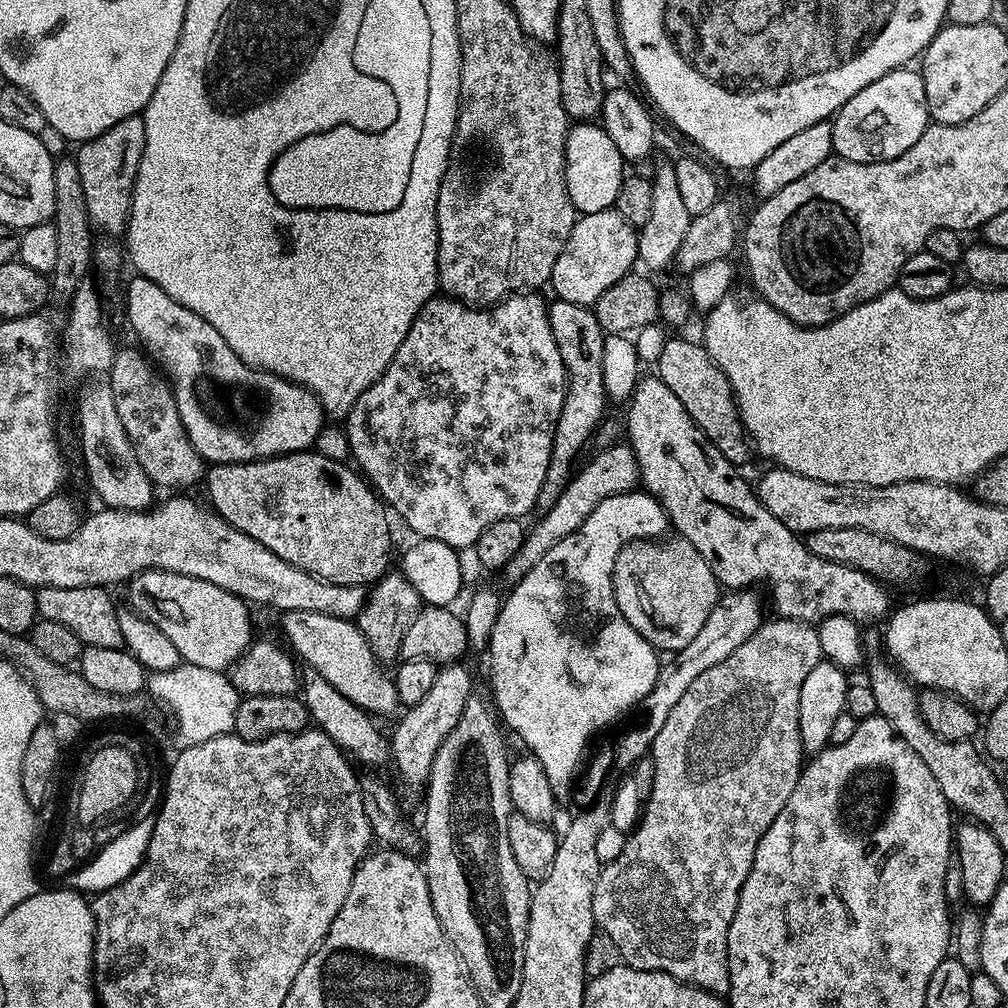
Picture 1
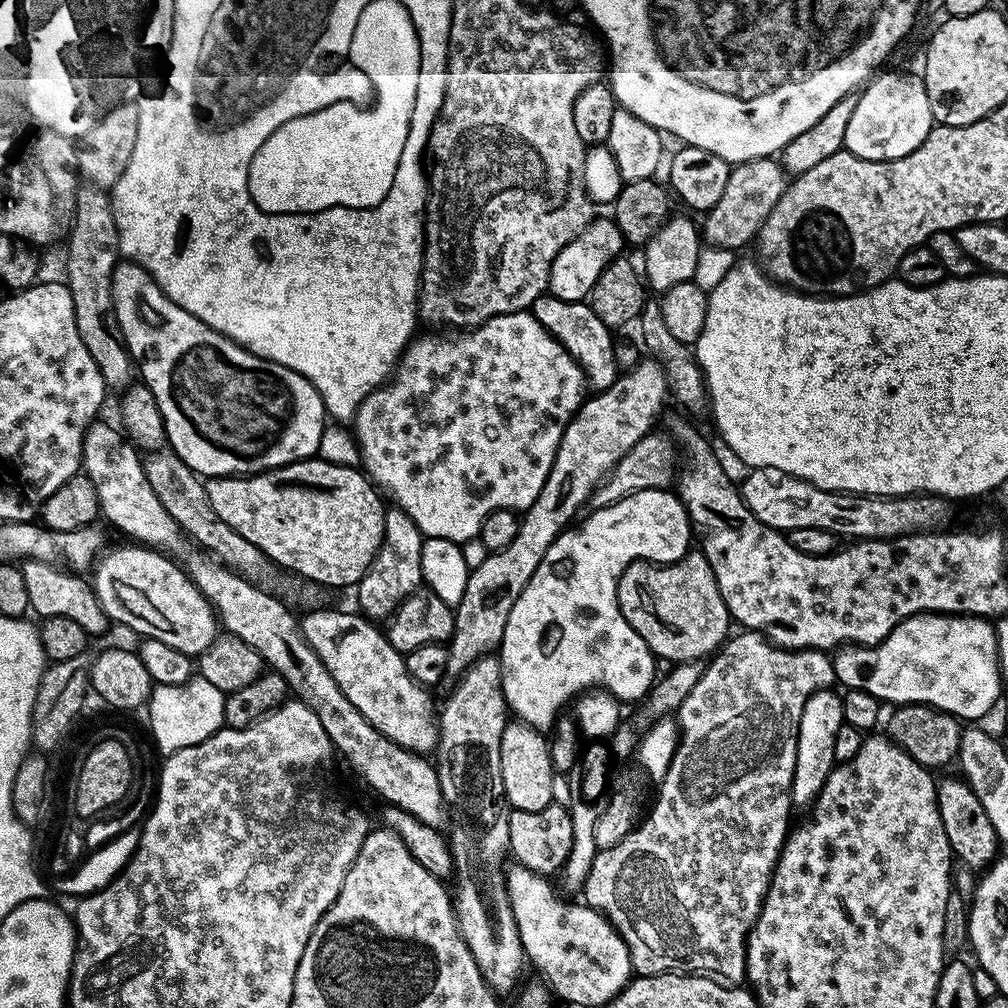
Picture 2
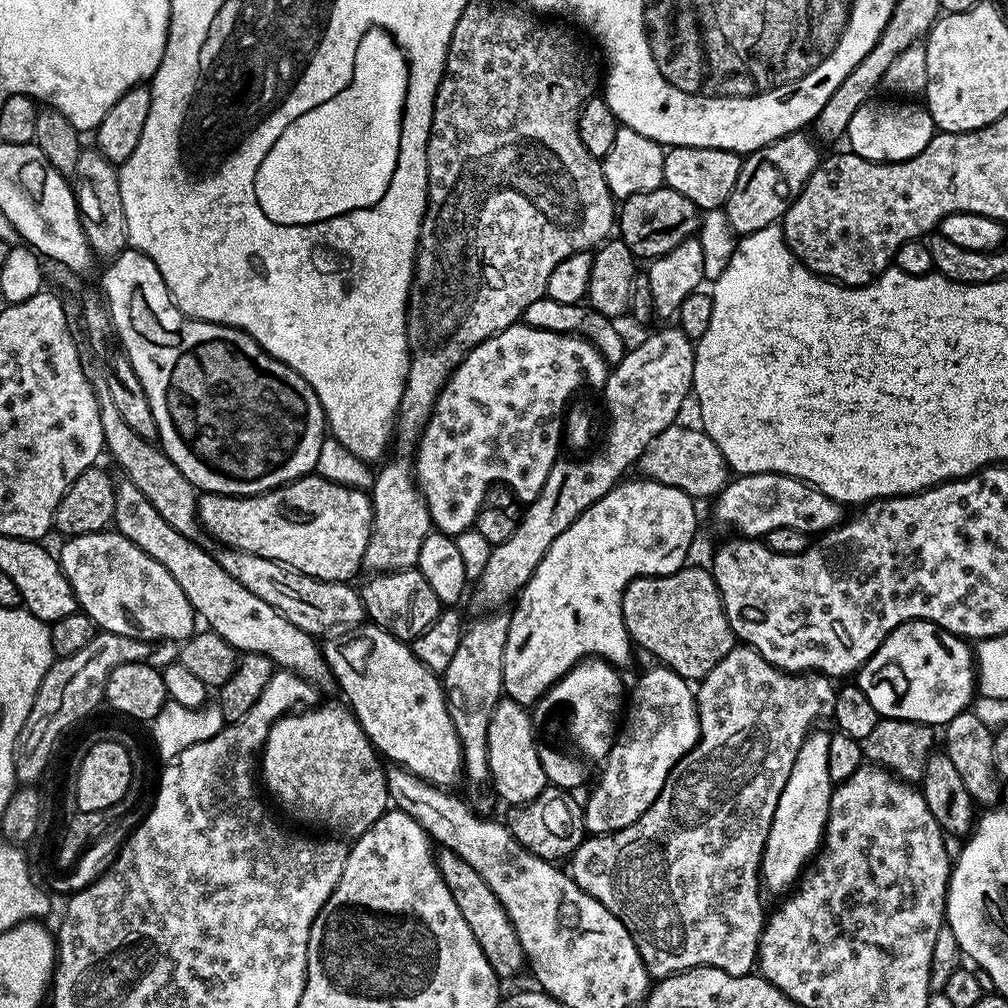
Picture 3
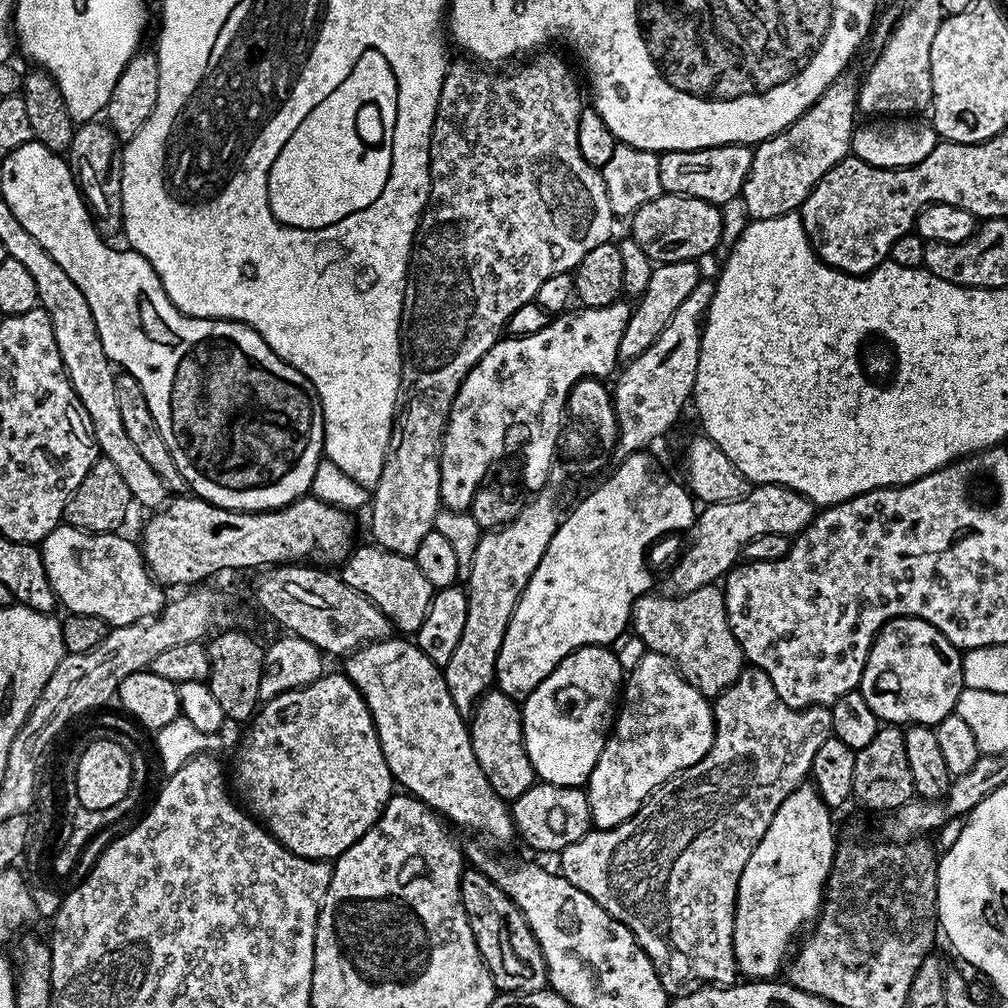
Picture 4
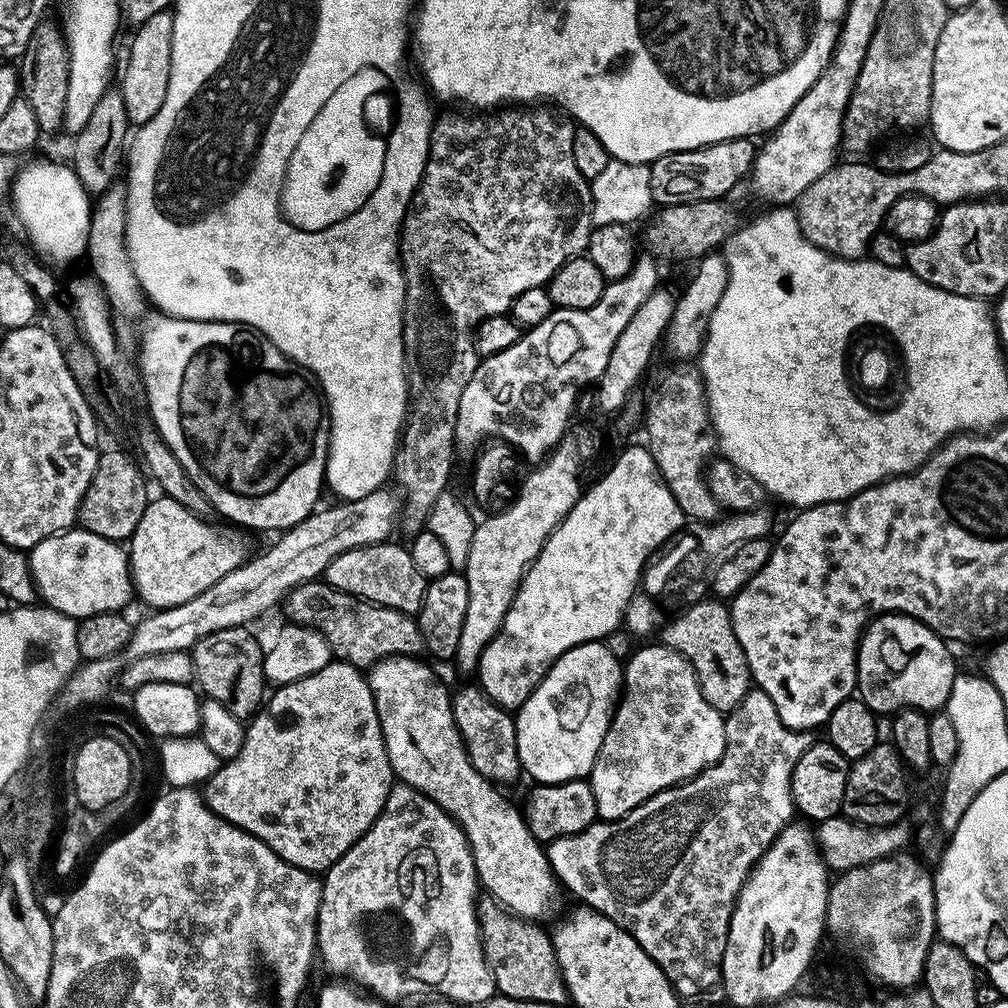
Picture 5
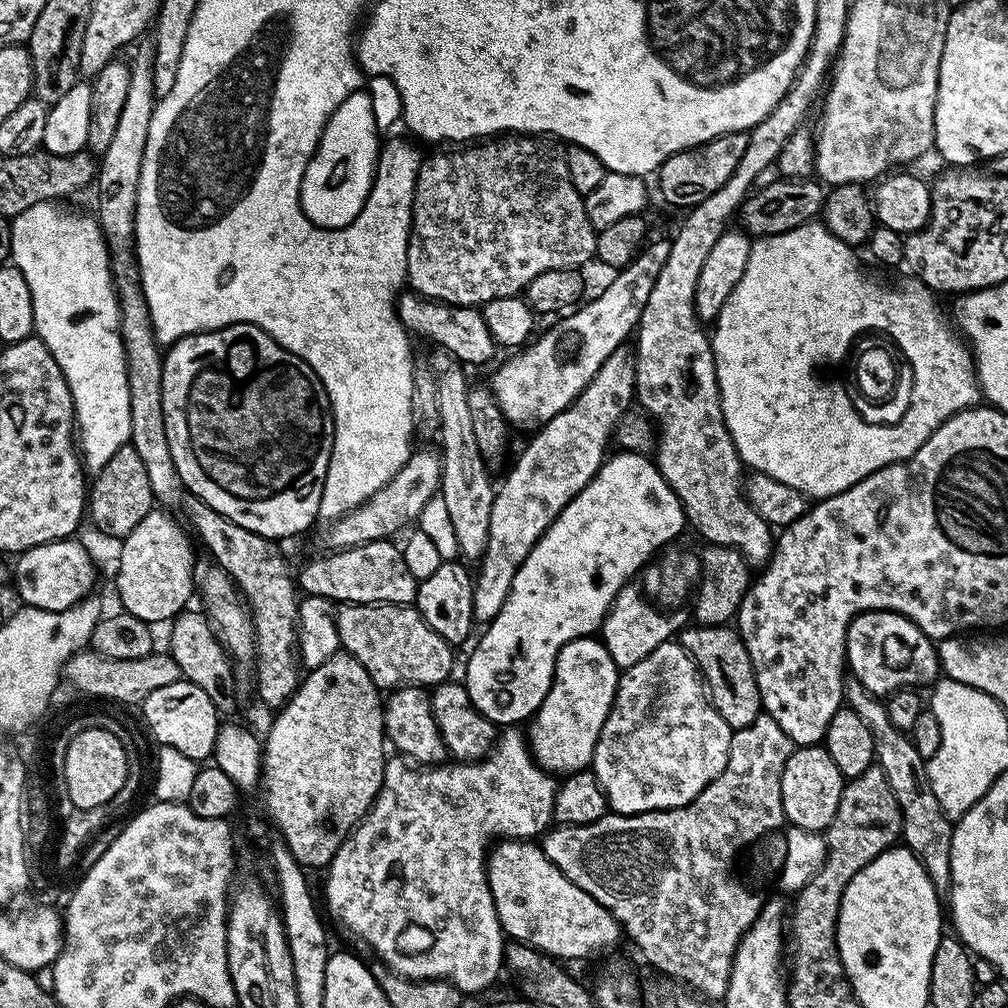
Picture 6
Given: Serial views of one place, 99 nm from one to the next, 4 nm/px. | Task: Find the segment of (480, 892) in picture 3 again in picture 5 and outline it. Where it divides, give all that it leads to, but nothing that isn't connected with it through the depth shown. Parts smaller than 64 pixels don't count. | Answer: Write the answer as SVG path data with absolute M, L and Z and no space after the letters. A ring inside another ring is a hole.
M484 894L476 901L476 920L480 924L480 941L484 947L484 957L492 971L499 995L509 996L515 1000L529 1000L530 1002L546 1002L549 1006L569 1003L568 990L564 986L564 979L560 977L558 958L554 954L551 935L543 932L541 925L529 922L515 916L507 908L502 907L494 897Z

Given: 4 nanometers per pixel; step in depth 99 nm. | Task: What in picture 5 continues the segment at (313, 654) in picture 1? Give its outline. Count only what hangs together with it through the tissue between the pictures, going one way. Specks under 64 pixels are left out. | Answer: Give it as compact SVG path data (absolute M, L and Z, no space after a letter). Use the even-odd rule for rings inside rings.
M391 656L385 660L377 660L367 669L366 675L374 694L393 777L399 783L408 784L424 796L430 797L460 825L472 851L479 887L487 895L494 897L515 916L521 916L529 922L544 922L556 908L556 888L558 889L558 881L552 873L545 845L534 838L521 809L512 808L511 802L500 793L503 791L493 781L487 780L474 770L464 748L464 740L454 722L450 688L436 677L436 672L430 665L423 664L416 656Z

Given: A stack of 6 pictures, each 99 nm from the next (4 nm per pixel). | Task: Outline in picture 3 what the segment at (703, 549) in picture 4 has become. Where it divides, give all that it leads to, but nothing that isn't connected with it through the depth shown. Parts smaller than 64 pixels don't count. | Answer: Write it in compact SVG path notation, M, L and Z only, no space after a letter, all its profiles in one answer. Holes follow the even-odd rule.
M763 472L749 476L737 475L729 479L719 496L715 497L716 516L728 528L737 528L744 538L764 538L778 526L790 526L809 534L824 534L845 519L845 509L834 498L822 494L806 480L795 480L777 472Z

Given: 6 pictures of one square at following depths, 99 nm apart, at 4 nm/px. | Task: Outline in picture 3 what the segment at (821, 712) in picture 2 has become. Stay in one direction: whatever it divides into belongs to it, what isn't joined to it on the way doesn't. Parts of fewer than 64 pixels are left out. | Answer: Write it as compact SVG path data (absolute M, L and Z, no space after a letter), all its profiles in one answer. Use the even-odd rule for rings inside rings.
M813 730L802 742L798 758L794 758L794 770L790 770L790 778L786 778L786 786L782 786L778 810L774 810L774 822L766 838L764 857L760 860L762 884L767 891L769 888L772 892L787 893L821 851L834 787L828 769L829 751L829 733Z

